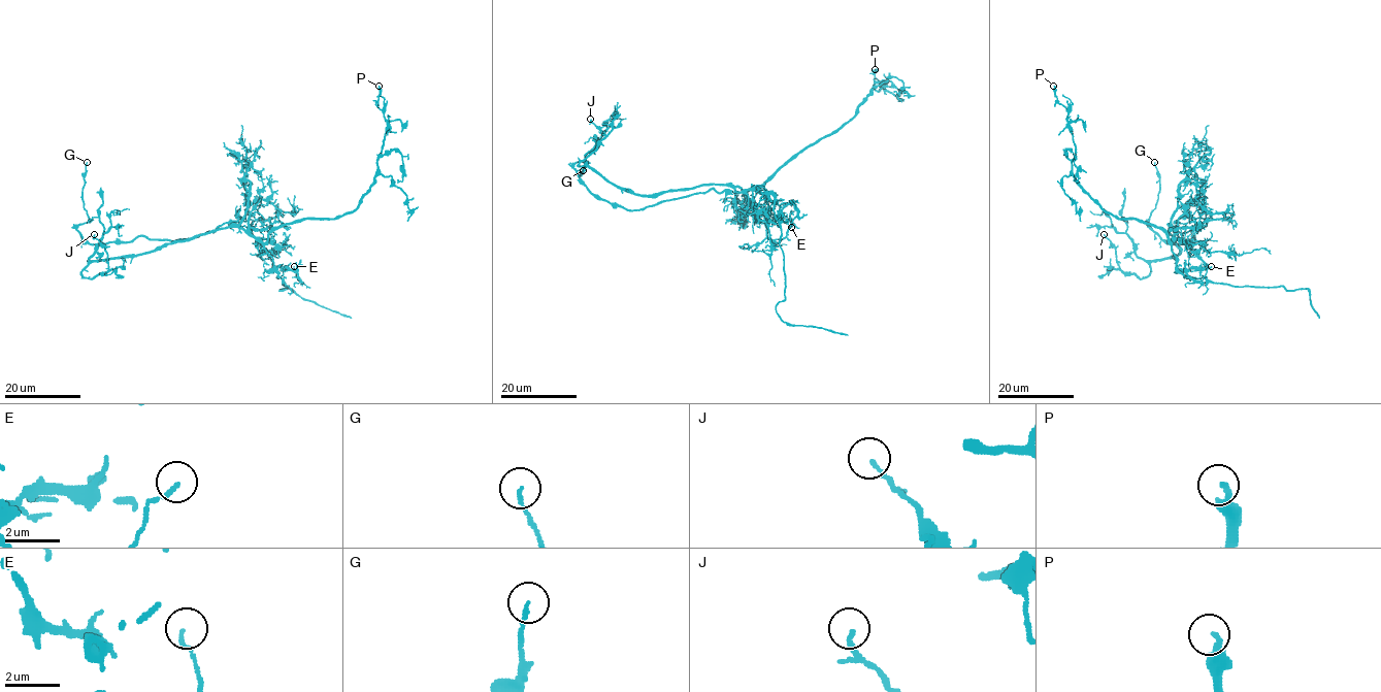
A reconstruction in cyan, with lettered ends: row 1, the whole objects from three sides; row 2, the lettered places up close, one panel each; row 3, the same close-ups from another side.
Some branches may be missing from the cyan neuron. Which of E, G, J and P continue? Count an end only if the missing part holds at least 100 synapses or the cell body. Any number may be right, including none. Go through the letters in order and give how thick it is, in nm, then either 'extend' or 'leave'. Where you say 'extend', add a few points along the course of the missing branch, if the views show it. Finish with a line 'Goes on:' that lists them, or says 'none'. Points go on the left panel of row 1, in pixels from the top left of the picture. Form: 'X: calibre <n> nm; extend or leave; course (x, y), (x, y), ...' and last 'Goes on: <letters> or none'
E: calibre 120 nm; leave
G: calibre 120 nm; leave
J: calibre 150 nm; leave
P: calibre 200 nm; leave
Goes on: none

